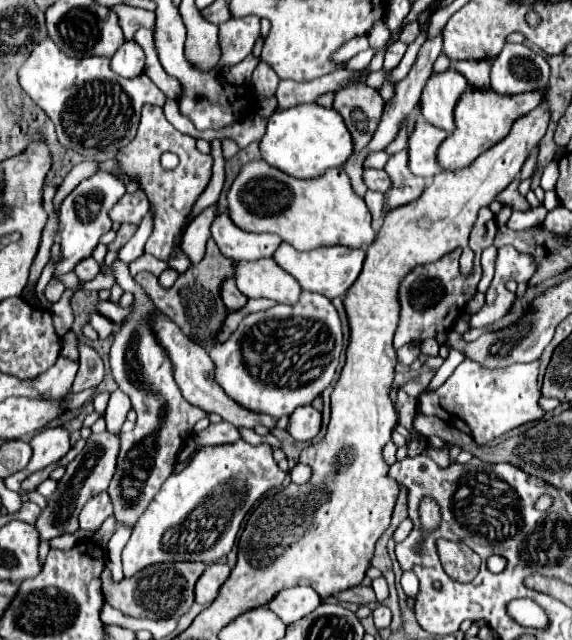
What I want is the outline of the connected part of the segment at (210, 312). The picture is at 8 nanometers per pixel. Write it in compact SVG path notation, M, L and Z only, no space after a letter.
M210 240L204 260L200 264L194 264L194 268L190 268L186 274L179 275L176 284L170 290L164 290L158 284L158 278L150 272L136 276L138 278L136 282L146 292L146 296L154 302L154 306L160 312L166 312L186 332L186 336L210 338L212 334L216 334L222 328L222 324L226 320L226 312L224 312L226 308L220 298L220 284L226 276L232 276L232 274L234 274L232 260L222 256L222 252L218 252L218 246L214 244L214 240Z

